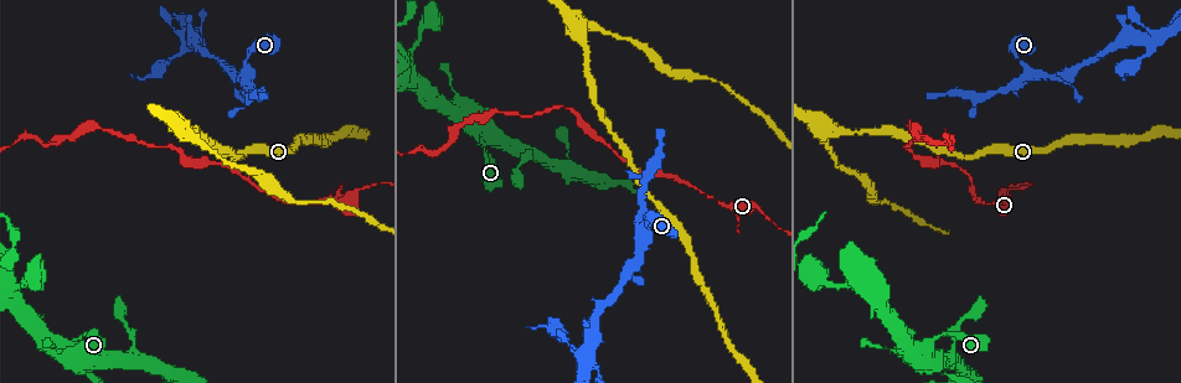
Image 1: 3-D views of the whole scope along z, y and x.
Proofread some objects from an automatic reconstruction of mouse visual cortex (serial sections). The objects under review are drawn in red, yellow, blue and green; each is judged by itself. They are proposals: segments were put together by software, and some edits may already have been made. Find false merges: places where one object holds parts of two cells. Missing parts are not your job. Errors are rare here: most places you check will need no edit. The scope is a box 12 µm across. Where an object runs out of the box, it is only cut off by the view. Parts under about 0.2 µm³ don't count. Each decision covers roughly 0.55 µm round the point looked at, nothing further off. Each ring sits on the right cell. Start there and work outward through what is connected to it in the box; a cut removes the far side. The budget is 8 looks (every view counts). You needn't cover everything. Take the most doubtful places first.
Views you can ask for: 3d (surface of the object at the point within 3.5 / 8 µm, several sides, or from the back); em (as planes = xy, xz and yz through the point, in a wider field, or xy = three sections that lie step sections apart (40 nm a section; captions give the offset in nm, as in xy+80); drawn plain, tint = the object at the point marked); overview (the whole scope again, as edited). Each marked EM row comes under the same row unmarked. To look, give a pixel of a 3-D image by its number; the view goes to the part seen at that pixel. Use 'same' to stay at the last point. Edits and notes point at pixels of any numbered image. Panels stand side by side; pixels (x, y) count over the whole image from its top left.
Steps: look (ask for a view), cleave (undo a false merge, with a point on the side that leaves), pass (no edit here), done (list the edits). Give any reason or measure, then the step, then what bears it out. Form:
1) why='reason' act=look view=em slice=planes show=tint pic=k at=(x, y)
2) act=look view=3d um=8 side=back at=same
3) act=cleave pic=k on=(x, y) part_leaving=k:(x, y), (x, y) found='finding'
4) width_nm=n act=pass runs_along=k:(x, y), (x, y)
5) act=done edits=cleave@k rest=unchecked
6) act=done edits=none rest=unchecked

why='a narrow waist' act=look view=3d um=3.5 pic=1 at=(929, 358)

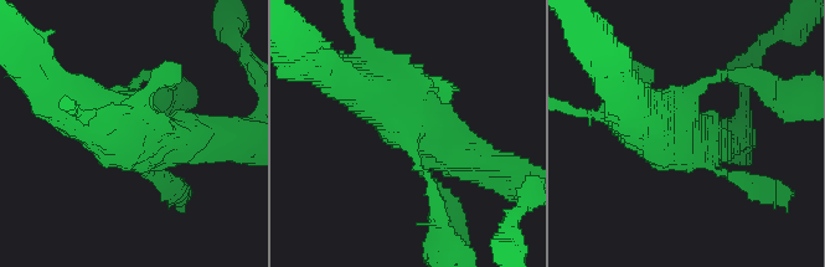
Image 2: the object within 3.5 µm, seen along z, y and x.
why='need the tissue' act=look view=em slice=xy step=1 show=tint pic=2 at=(685, 141)

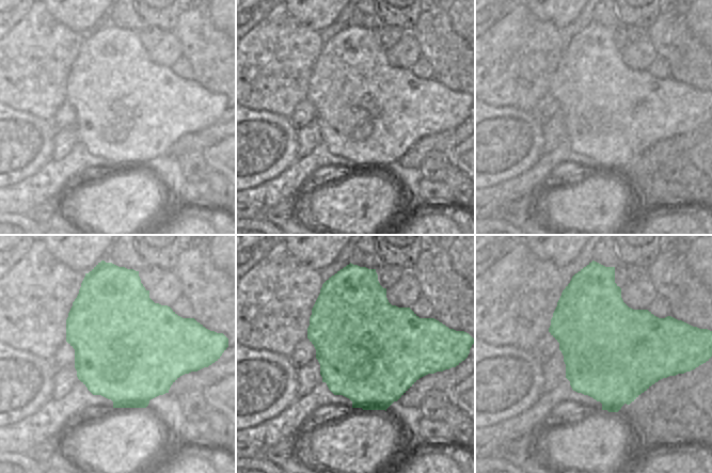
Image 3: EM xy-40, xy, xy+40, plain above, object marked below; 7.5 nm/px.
act=pass runs_along=2:(432, 183), (401, 112), (340, 77) found='continuous, no second cell'

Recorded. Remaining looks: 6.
why='thick turns thin' act=look view=3d um=8 pic=1 at=(580, 35)

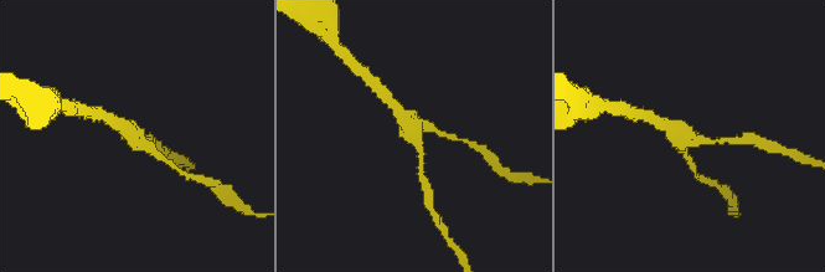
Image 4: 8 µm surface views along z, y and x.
arms=3 arm_widths_nm=200,250,400 why='now the EM' act=look view=em slice=xy step=1 show=tint pic=4 at=(415, 136)

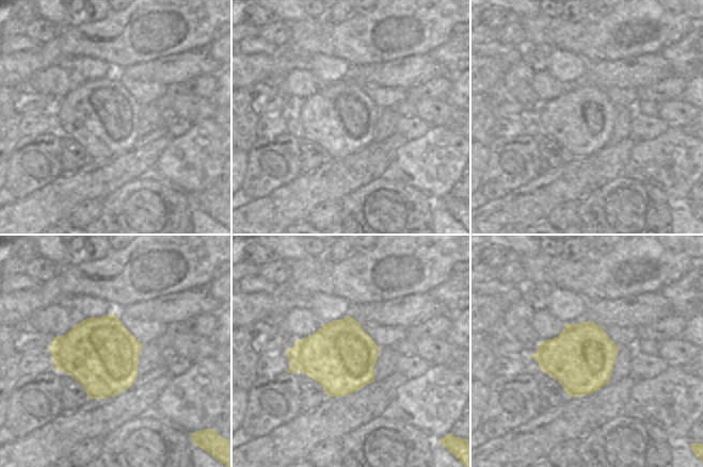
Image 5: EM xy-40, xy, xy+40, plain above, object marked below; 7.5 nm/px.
act=pass runs_along=4:(422, 163), (413, 129), (439, 133) found='continuous, no second cell'

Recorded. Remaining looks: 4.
why='abrupt turn' act=look view=3d um=3.5 pic=1 at=(247, 77)

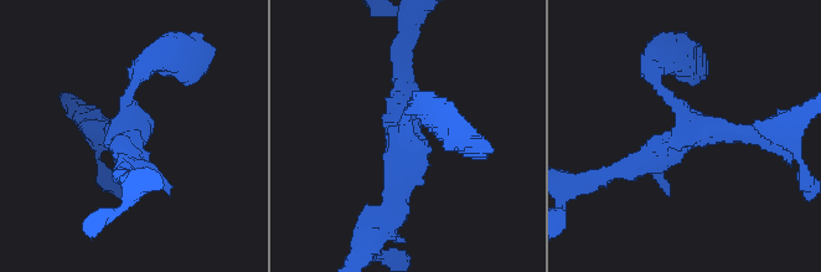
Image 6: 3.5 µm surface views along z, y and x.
act=look view=em slice=planes show=tint pic=6 at=(678, 136)

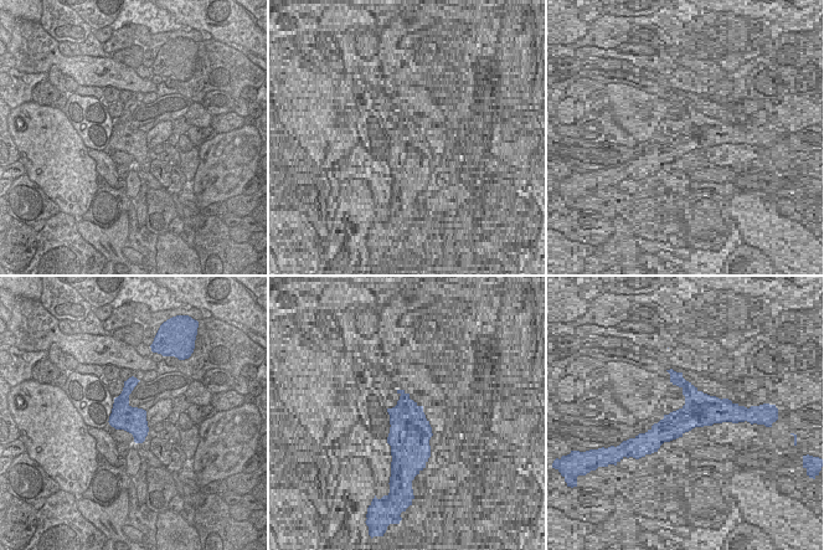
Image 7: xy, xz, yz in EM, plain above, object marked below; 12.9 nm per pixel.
act=pass runs_along=6:(654, 73), (692, 123), (609, 173) found='continuous, no second cell'

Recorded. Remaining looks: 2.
why='calibre changes' act=look view=3d um=8 pic=1 at=(586, 352)

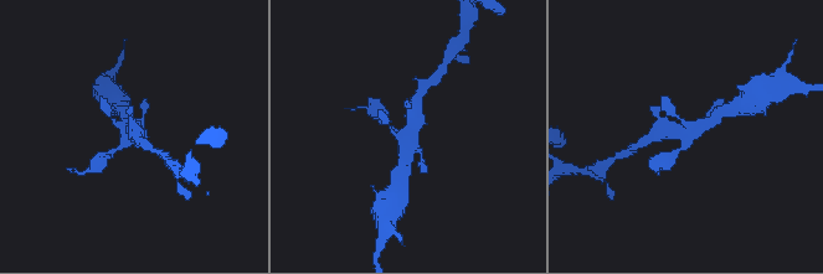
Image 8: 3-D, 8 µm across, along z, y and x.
act=look view=3d um=3.5 pic=8 at=(687, 134)

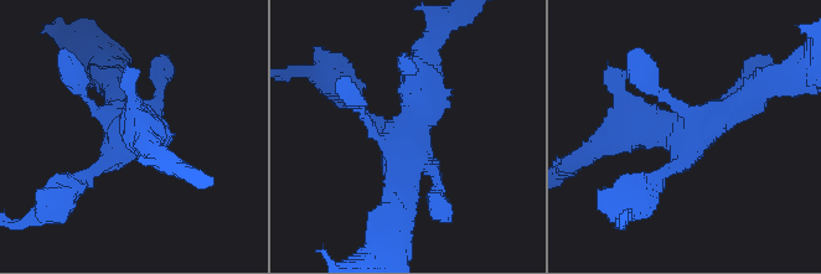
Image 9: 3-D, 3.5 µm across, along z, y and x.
act=pass runs_along=9:(145, 143), (138, 132), (73, 189) found='one cell here'

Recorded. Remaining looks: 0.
act=done edits=none rest=unchecked

